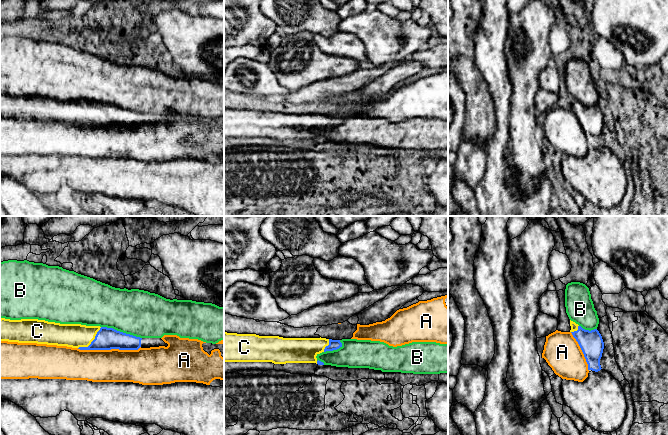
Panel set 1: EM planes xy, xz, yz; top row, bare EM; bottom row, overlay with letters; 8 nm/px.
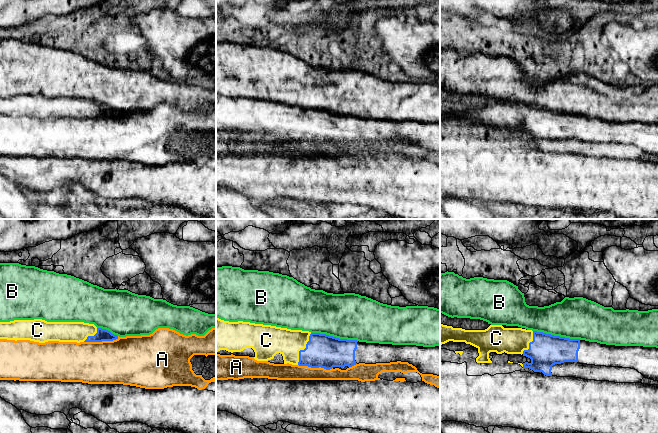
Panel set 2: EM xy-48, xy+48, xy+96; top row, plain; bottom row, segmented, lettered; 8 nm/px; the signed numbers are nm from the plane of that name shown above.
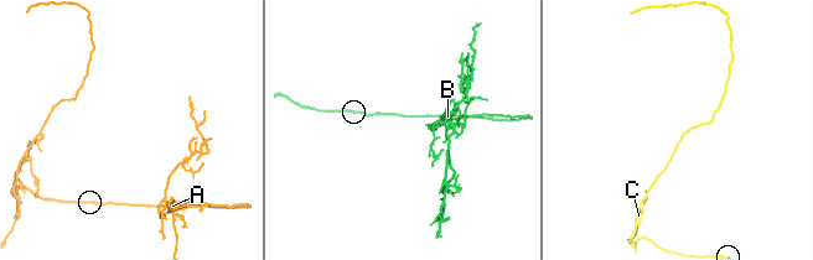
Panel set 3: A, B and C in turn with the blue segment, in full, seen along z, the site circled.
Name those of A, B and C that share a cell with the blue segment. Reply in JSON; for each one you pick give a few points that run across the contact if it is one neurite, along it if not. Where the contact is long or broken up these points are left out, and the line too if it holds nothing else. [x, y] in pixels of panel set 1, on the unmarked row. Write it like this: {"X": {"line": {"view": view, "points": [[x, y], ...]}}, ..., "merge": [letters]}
{"C": {"line": {"view": "xy", "points": [[106, 114], [92, 117], [71, 111]]}}, "merge": ["C"]}

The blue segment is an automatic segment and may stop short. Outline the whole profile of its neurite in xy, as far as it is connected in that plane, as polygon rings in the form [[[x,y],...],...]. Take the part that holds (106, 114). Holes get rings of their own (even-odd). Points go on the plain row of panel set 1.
[[[0,95],[0,117],[67,122],[80,126],[138,126],[168,120],[161,114],[140,114],[113,104],[60,100],[38,95]]]

